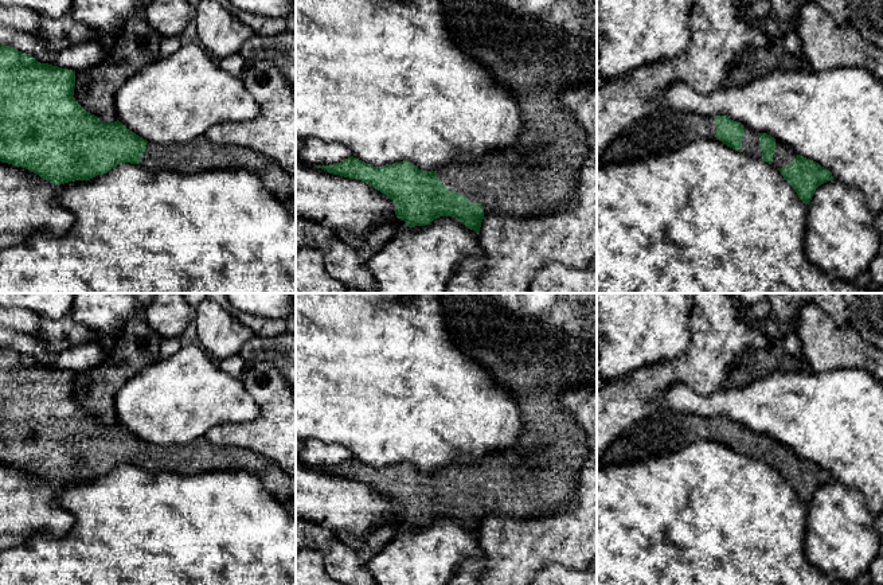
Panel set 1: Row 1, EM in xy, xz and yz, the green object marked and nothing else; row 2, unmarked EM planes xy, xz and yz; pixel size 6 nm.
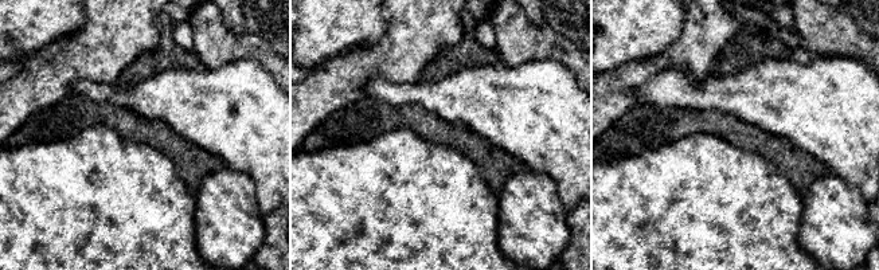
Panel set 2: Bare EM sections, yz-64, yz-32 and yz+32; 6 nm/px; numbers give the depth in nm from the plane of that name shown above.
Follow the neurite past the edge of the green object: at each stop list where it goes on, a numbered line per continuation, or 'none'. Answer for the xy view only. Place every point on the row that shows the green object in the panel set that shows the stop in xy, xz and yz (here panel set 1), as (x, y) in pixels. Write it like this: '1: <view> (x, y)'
1: xy (198, 155)

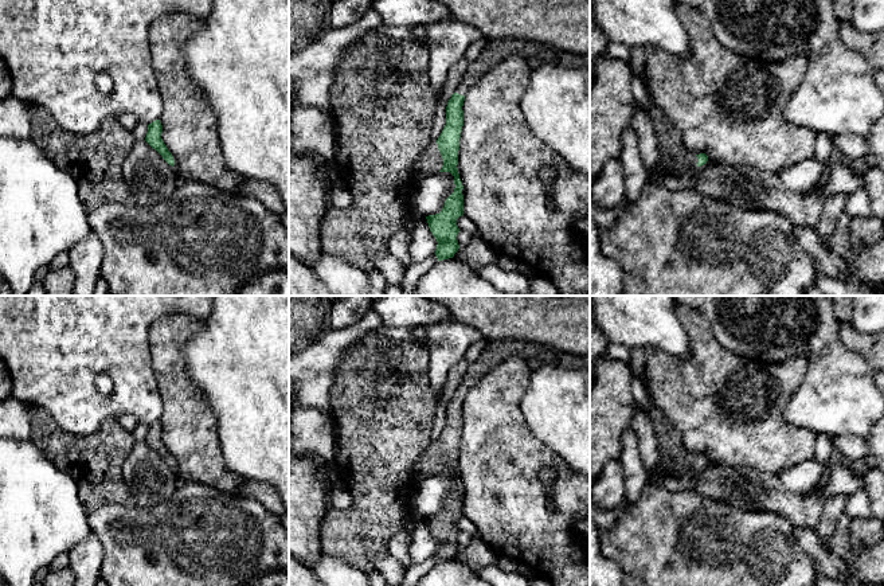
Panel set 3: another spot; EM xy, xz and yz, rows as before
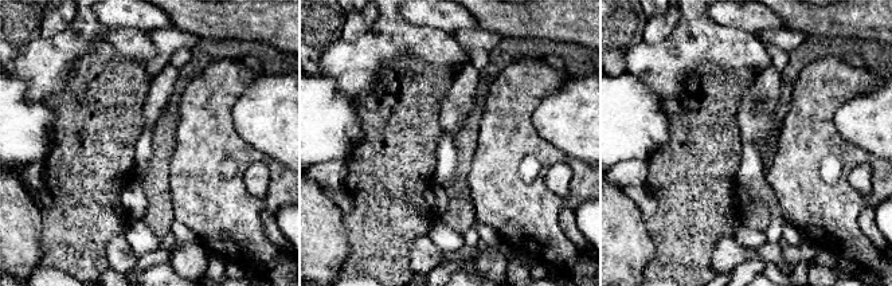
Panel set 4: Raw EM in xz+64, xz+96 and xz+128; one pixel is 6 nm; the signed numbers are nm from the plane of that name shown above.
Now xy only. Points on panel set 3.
none

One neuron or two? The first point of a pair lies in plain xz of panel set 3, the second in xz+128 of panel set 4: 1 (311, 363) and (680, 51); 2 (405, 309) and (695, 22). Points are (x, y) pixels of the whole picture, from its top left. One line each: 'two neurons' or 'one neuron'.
1: one neuron
2: two neurons

